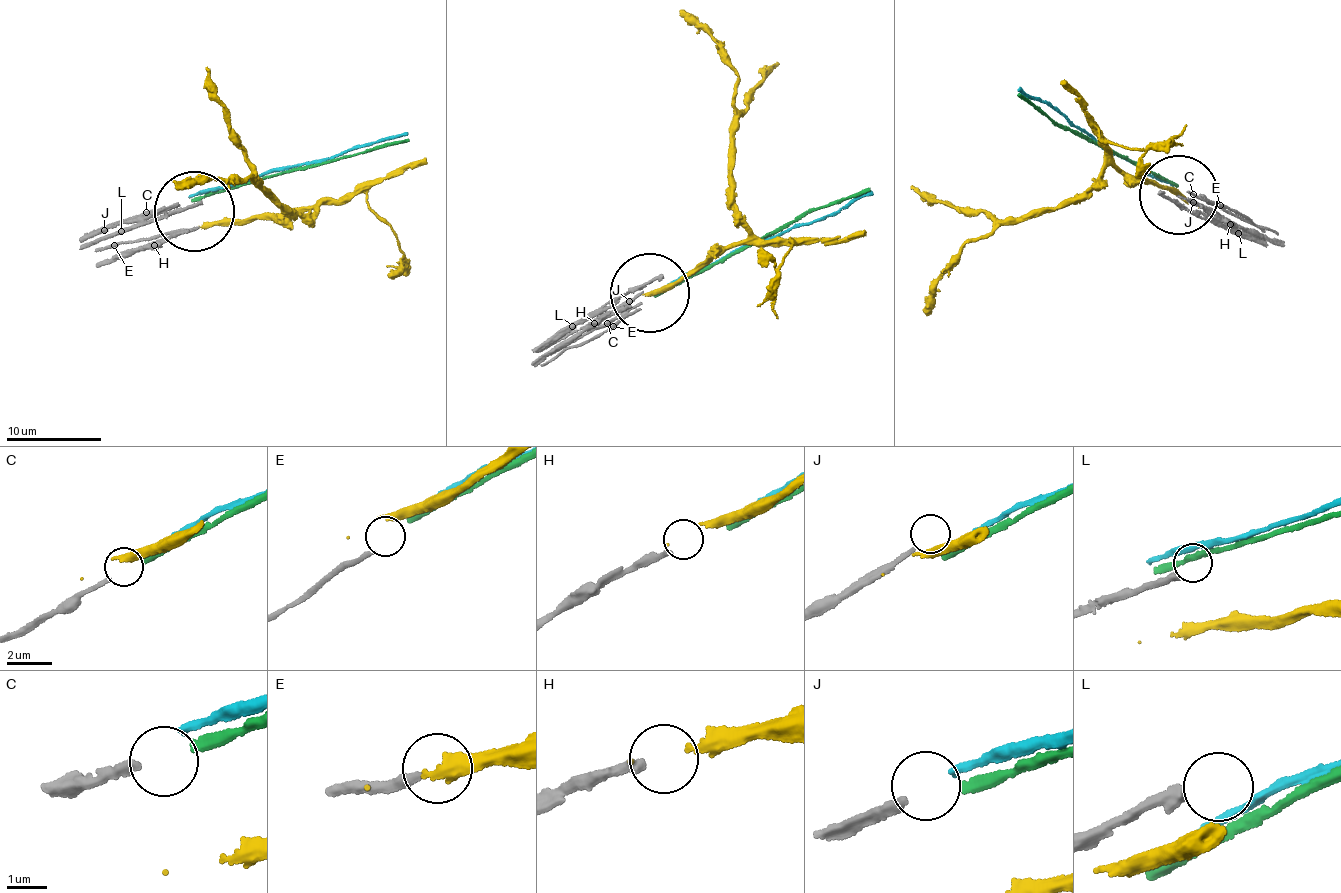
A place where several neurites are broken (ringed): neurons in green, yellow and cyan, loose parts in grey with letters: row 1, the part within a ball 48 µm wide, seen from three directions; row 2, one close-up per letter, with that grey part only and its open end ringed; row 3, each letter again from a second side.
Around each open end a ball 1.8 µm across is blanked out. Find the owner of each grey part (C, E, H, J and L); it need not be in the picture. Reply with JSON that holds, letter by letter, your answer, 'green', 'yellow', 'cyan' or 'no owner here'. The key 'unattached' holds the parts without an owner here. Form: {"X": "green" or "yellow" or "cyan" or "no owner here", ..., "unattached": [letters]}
{"C": "green", "E": "no owner here", "H": "yellow", "J": "no owner here", "L": "no owner here", "unattached": ["E", "J", "L"]}

